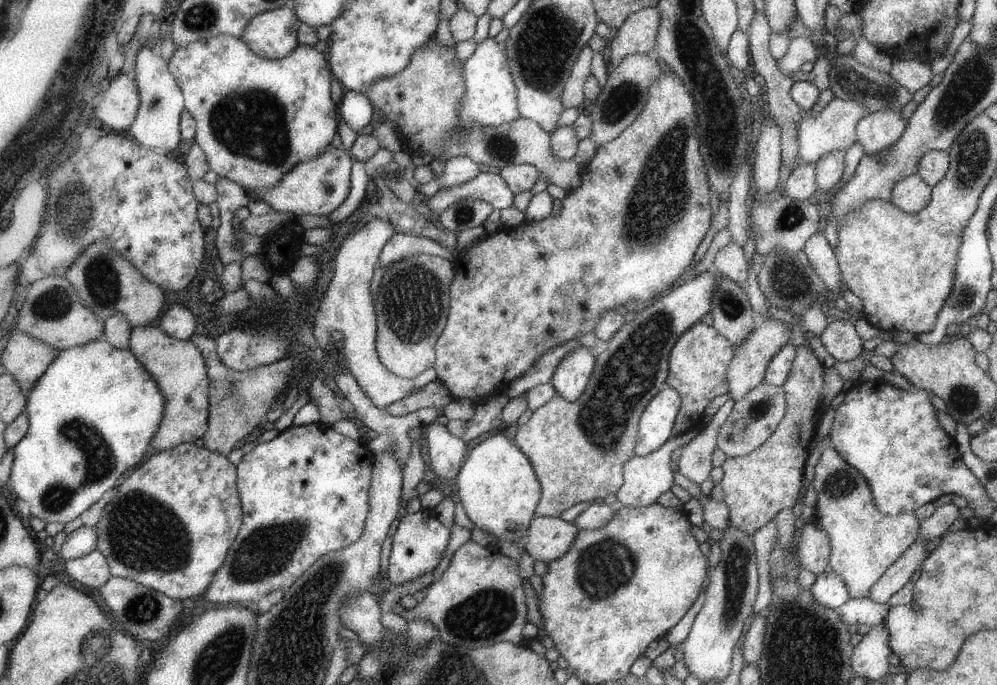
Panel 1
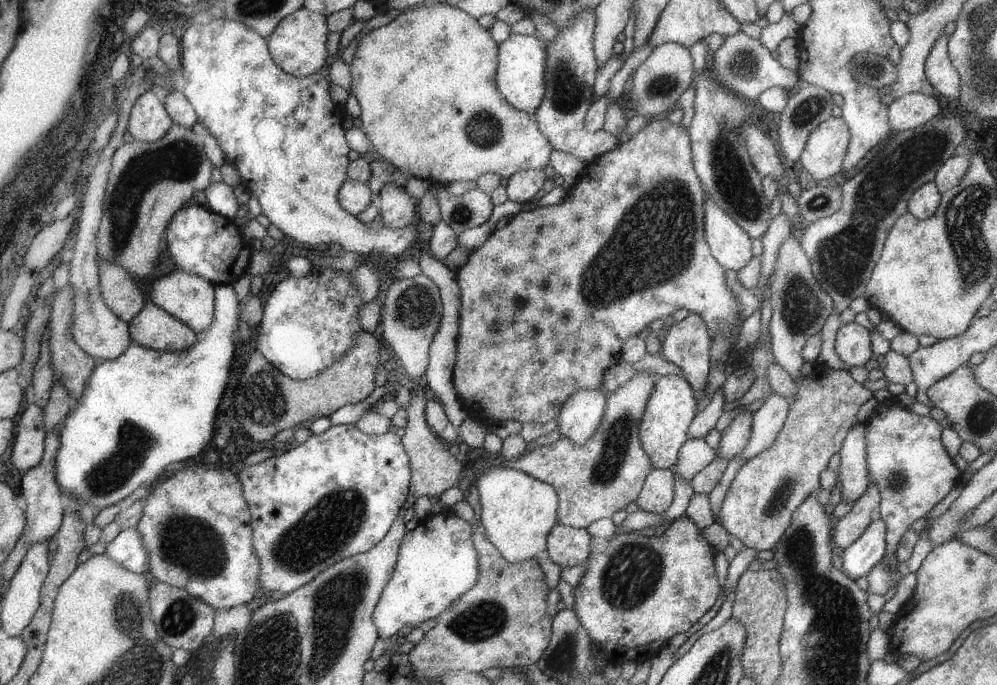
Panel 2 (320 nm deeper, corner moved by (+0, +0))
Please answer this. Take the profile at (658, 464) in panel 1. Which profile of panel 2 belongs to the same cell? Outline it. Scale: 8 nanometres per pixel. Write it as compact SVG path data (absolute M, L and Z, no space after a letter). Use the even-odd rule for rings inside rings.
M651 469L634 500L636 506L654 515L663 514L674 497L674 477L671 469Z

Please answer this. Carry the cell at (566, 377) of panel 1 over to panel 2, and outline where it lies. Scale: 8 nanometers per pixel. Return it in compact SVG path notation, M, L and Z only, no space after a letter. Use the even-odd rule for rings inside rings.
M600 389L575 391L558 412L556 428L560 436L576 445L586 443L602 422L605 404L606 395Z

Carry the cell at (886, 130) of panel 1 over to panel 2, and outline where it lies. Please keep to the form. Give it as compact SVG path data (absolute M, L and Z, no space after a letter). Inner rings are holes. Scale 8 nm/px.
M907 93L889 100L887 110L890 127L904 131L937 116L937 100L921 93Z

